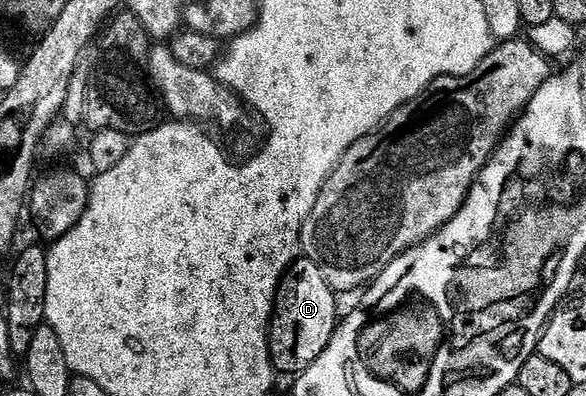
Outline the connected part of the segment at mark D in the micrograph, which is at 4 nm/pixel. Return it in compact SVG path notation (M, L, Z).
M293 261L276 290L276 304L272 306L268 331L268 356L272 358L272 368L277 374L305 373L314 359L326 351L338 324L336 301L337 294L332 292L324 272L313 261Z

